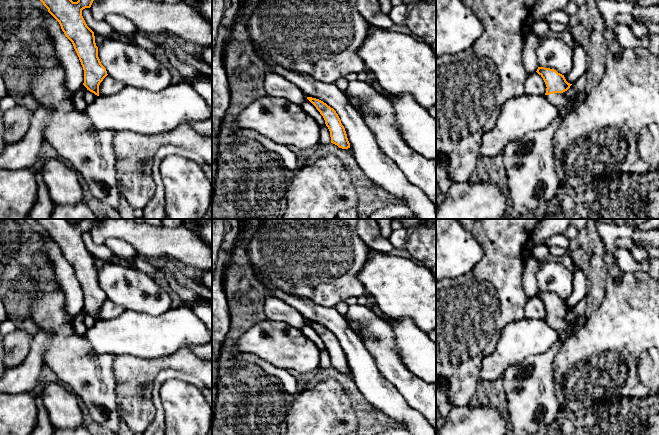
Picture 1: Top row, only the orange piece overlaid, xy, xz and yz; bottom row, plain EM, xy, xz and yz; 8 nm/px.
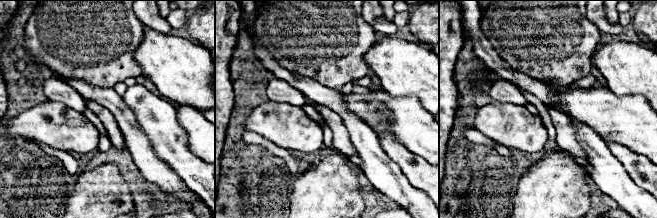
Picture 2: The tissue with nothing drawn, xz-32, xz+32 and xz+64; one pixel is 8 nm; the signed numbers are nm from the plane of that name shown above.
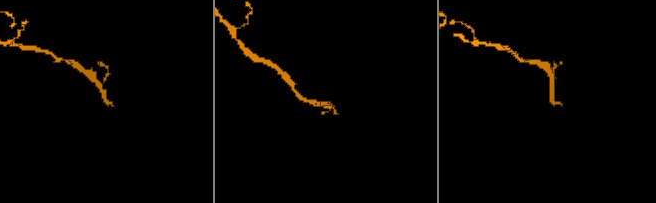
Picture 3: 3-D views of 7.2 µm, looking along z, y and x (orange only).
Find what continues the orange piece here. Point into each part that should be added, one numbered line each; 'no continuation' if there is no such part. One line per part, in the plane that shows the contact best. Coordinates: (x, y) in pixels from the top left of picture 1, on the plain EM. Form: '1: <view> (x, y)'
1: yz (563, 328)

